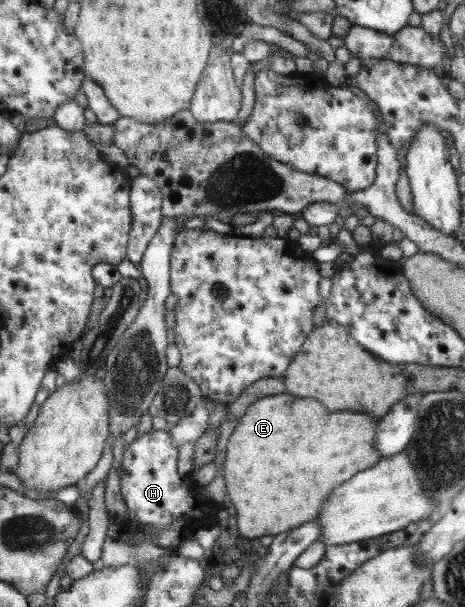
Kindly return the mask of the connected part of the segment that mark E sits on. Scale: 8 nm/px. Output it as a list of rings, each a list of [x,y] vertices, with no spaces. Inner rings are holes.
[[[289,394],[265,396],[265,398],[261,398],[261,400],[257,400],[255,404],[251,404],[247,407],[245,416],[239,418],[239,422],[236,422],[236,424],[237,426],[233,428],[226,443],[225,459],[222,463],[222,476],[227,496],[229,496],[229,502],[233,504],[233,508],[235,508],[233,519],[236,521],[237,532],[248,539],[262,538],[267,541],[276,534],[289,530],[289,528],[294,529],[301,526],[303,522],[307,522],[307,520],[313,520],[315,516],[318,516],[317,510],[319,510],[323,498],[325,498],[335,486],[339,486],[341,482],[349,480],[355,472],[373,466],[381,458],[381,454],[378,454],[377,449],[371,448],[371,444],[375,444],[375,440],[373,440],[373,436],[375,436],[375,424],[373,424],[367,416],[349,414],[349,412],[327,414],[327,410],[325,410],[317,400],[311,400],[311,398],[303,398],[303,400],[301,400],[301,398],[291,398]]]

